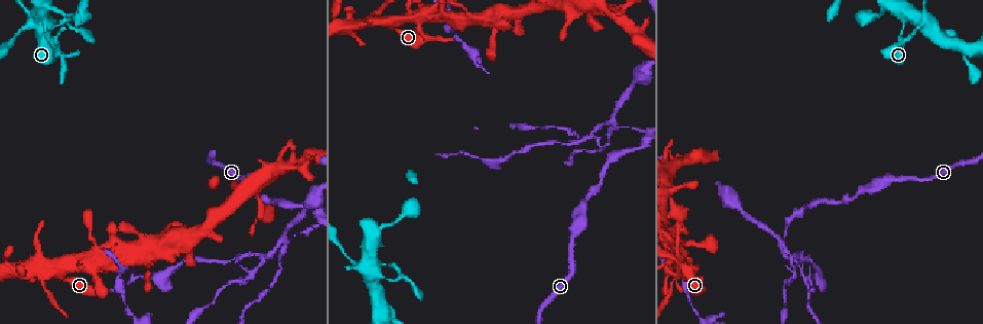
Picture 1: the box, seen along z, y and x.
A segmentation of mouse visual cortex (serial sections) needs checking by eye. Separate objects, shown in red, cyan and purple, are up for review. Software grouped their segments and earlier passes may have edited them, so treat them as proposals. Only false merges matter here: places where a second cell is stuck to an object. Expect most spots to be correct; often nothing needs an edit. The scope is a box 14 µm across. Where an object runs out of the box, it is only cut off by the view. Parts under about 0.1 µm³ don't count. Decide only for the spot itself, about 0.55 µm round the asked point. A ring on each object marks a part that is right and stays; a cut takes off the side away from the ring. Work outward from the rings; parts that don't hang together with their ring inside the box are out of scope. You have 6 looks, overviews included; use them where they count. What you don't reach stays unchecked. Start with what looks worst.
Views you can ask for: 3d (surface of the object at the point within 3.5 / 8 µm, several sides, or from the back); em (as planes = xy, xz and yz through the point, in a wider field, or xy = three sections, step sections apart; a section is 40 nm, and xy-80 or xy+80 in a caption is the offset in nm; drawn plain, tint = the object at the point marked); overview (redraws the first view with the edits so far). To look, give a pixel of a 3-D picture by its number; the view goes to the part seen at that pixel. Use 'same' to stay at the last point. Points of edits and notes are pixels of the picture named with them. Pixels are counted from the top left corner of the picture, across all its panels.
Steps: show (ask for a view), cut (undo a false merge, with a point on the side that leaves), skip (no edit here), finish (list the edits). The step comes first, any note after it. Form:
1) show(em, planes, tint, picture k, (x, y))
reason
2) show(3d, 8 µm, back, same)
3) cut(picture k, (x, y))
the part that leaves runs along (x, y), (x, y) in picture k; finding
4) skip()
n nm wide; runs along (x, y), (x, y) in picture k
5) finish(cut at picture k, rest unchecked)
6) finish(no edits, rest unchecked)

show(3d, 3.5 µm, picture 1, (643, 131))
sudden change in width

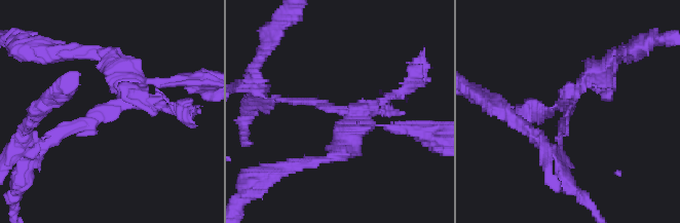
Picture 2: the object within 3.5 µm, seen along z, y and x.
show(em, xy, step 3, tint, picture 2, (333, 107))
arms of 100, 350 nm

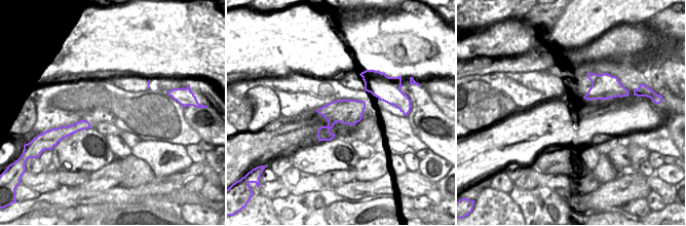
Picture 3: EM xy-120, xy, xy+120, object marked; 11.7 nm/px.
cut(picture 2, (90, 131))
the part that leaves runs along (116, 103), (31, 153) in picture 2; a second cell is stuck on

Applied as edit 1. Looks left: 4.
show(overview)

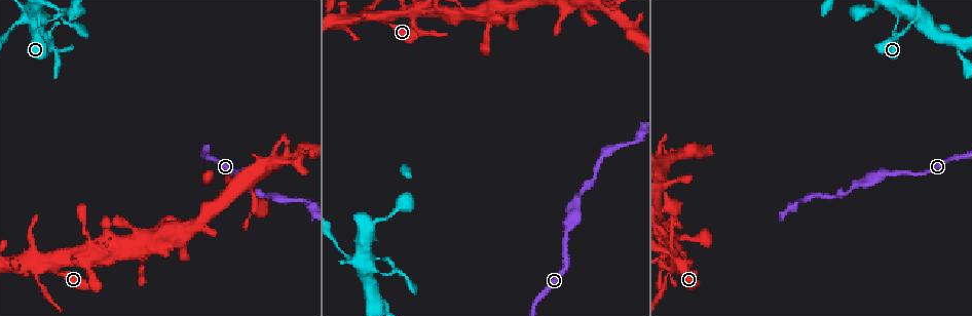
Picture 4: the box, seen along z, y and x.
show(3d, 8 µm, picture 4, (917, 18))
sharp bend

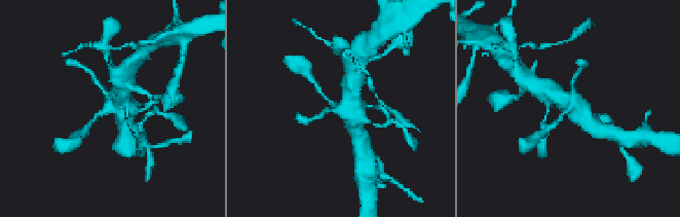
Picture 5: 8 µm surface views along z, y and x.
show(3d, 3.5 µm, picture 5, (571, 104))
zoom in

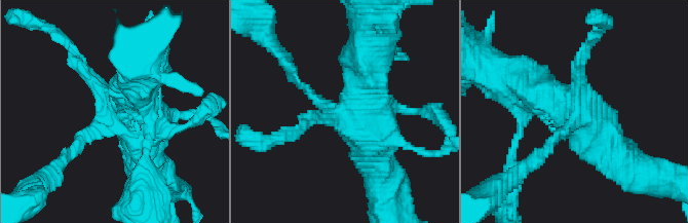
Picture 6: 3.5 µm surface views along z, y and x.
show(em, xy, step 2, tint, picture 6, (580, 115))

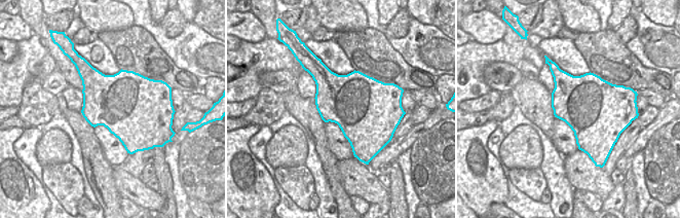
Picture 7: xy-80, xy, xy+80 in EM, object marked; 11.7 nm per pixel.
skip()
runs along (525, 104), (575, 107), (625, 163) in picture 6; one cell here

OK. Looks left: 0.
finish(cut at picture 2, rest unchecked)

